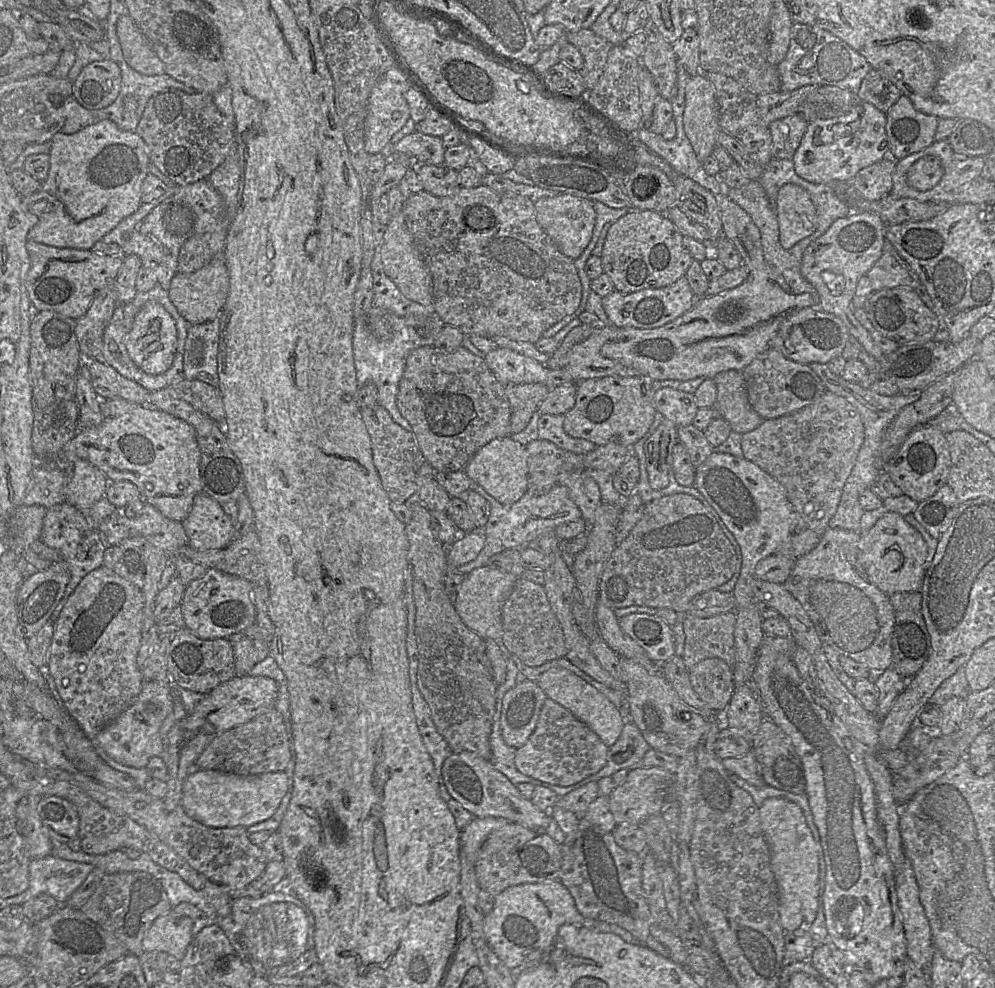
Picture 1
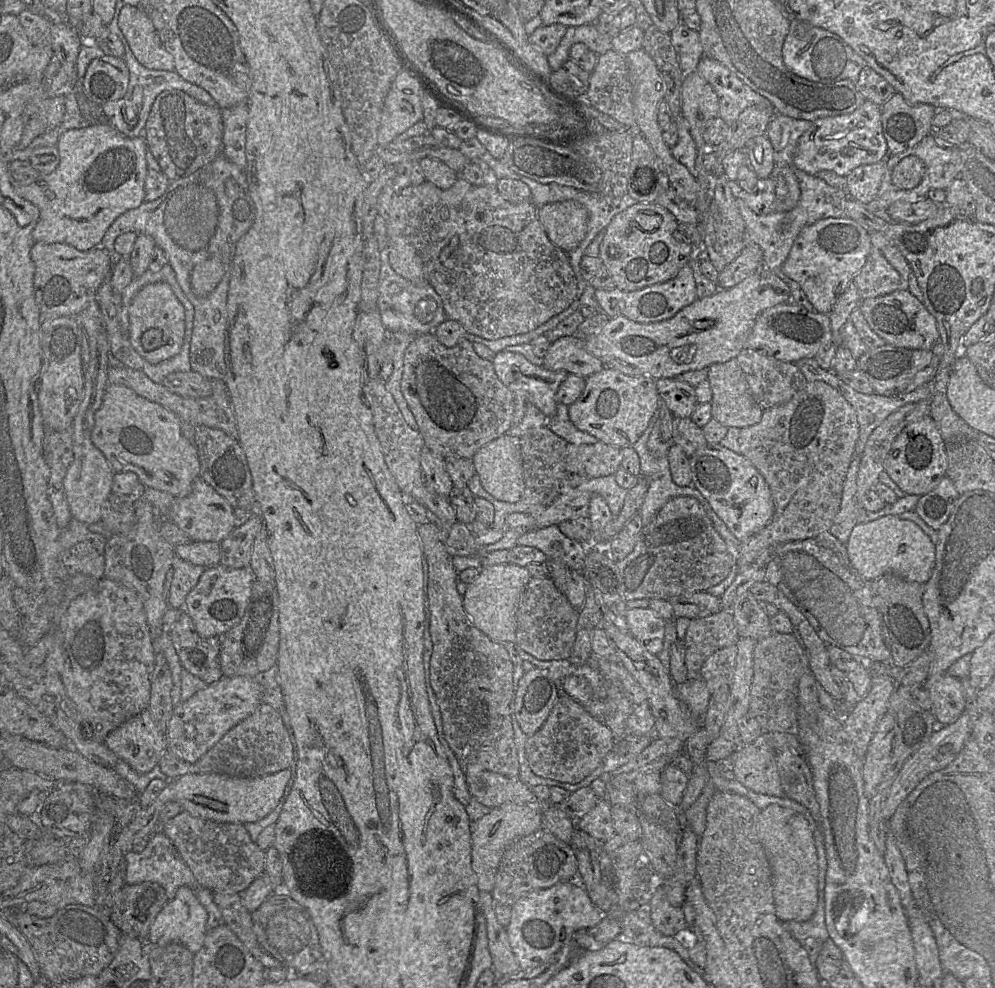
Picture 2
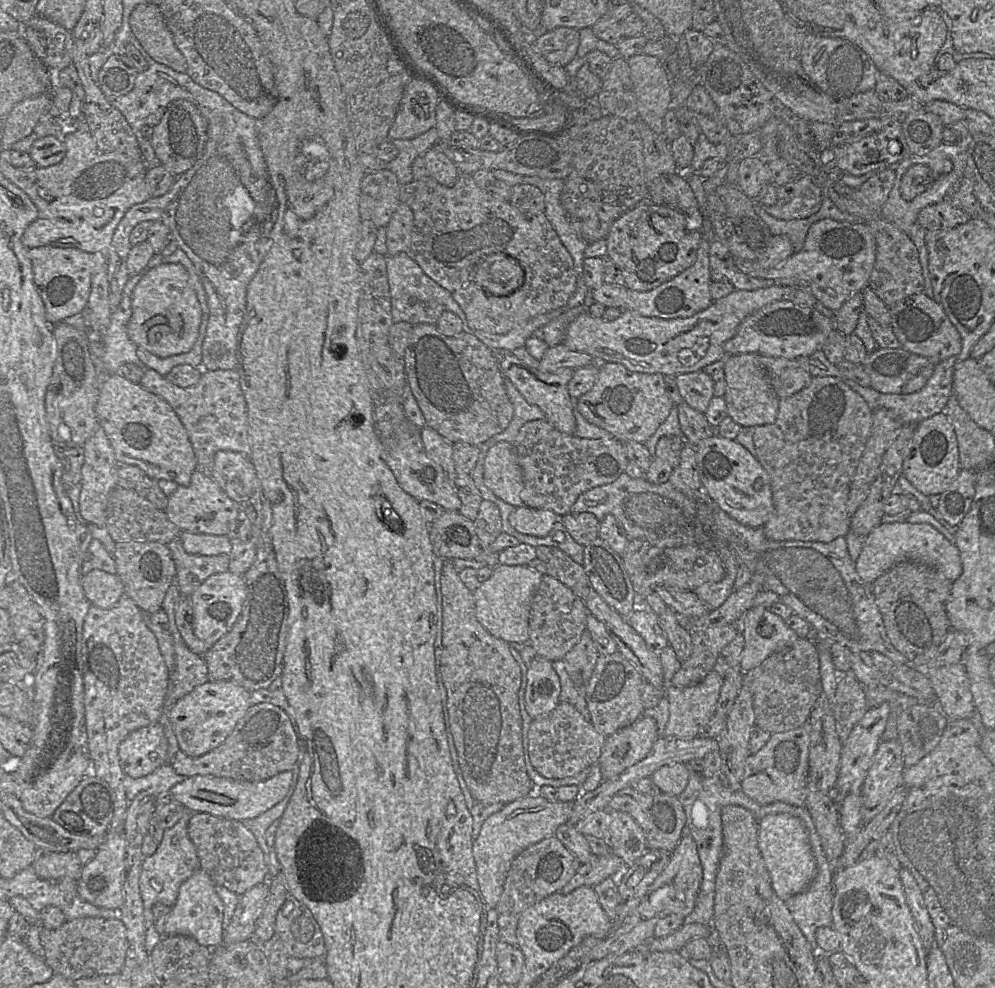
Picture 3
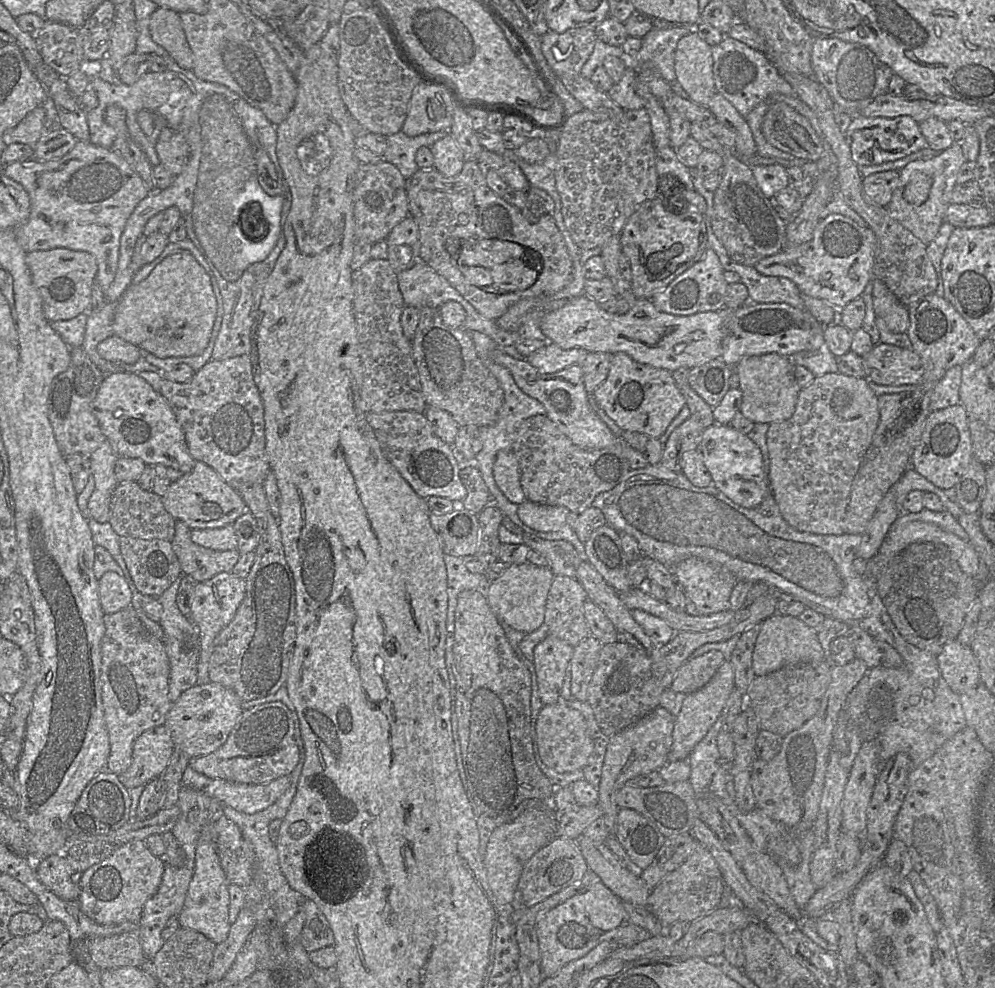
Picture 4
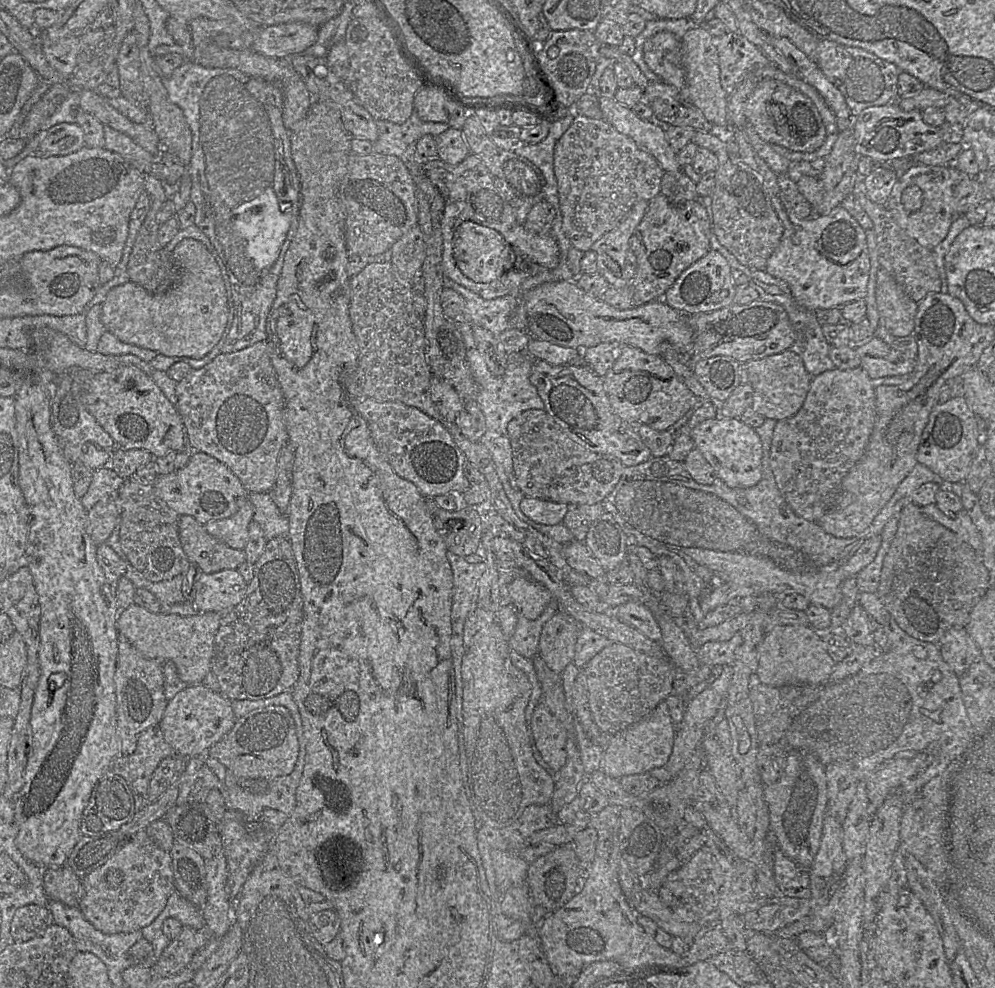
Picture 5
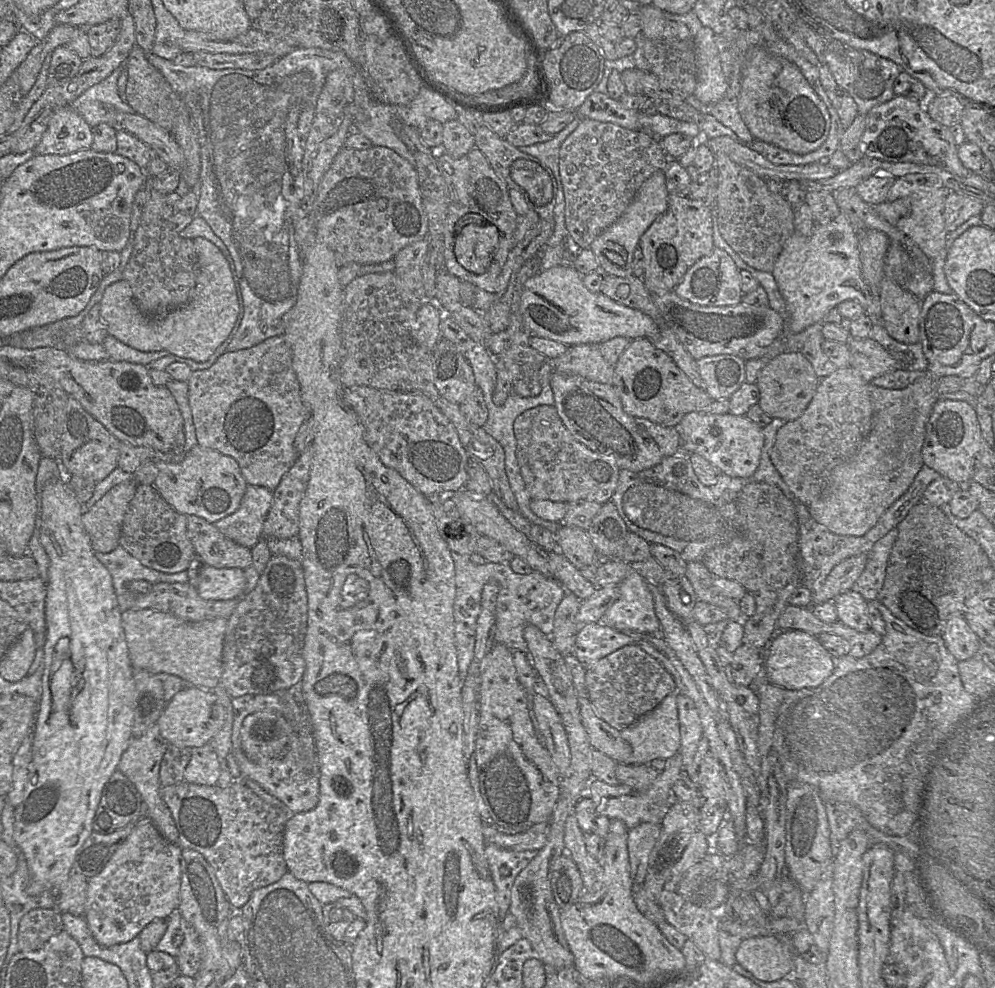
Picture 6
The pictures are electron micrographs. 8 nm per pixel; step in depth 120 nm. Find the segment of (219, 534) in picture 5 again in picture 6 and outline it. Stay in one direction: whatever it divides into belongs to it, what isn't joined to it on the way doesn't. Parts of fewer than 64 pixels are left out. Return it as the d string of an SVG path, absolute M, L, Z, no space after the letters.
M247 485L238 509L214 525L228 539L251 549L260 538L263 538L263 523L272 498L272 490Z

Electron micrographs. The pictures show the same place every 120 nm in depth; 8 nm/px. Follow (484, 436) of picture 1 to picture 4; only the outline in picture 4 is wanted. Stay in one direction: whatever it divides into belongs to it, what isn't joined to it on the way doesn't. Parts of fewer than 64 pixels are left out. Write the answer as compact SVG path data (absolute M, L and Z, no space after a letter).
M423 307L412 339L412 355L427 406L449 412L460 427L469 424L483 427L497 420L504 391L478 356L469 330L447 326L439 308Z

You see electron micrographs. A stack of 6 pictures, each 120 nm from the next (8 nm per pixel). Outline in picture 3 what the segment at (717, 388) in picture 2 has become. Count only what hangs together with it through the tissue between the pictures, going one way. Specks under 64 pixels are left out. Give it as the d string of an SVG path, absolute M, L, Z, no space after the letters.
M736 354L724 359L724 395L728 416L742 427L759 426L775 422L780 398L769 377L759 363L760 354Z

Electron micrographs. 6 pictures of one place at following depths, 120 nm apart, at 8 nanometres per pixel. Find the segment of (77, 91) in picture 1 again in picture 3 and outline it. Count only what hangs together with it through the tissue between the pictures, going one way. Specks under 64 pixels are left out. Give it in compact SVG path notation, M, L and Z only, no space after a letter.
M111 54L101 67L95 83L107 99L114 99L133 89L138 73L125 55Z

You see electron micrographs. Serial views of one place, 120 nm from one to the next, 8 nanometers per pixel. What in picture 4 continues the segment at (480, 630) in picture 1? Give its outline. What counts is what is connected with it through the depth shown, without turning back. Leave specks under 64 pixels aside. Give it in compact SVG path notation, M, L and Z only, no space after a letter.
M527 562L511 564L496 579L489 580L483 590L491 610L502 625L528 634L544 623L547 596L554 576L549 567Z

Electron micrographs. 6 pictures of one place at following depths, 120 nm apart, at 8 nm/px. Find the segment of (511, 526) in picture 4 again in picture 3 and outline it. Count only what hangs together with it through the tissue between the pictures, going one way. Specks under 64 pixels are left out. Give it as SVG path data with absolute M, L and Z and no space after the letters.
M538 546L535 549L537 558L545 565L546 575L559 580L585 601L591 587L583 565L575 562L559 548Z

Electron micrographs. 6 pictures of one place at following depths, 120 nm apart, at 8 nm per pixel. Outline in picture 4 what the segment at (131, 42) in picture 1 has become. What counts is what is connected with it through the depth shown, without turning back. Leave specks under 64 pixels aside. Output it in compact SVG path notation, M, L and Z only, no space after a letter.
M158 7L150 17L149 32L152 40L163 47L180 68L193 69L194 55L178 12Z

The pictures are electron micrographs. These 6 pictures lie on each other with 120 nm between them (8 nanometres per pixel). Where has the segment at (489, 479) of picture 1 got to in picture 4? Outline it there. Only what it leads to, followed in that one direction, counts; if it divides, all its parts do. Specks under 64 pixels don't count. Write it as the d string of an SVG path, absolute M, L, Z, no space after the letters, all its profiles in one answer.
M501 450L497 453L493 476L497 487L510 502L520 505L526 501L520 483L519 461L513 450Z

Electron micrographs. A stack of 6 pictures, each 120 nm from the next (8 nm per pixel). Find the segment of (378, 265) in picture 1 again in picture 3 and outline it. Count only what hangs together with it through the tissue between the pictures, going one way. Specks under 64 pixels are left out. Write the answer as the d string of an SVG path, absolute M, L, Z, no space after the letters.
M409 254L385 255L385 258L394 323L404 321L411 325L436 324L443 312L451 311L463 320L465 331L469 330L465 315L450 292L427 276Z

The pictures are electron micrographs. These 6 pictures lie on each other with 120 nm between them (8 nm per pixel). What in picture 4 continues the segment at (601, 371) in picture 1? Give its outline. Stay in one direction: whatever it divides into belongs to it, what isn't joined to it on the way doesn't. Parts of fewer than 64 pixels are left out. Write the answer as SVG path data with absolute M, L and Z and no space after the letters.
M547 342L531 353L527 360L541 373L554 373L574 364L580 364L588 352L581 348L563 349Z

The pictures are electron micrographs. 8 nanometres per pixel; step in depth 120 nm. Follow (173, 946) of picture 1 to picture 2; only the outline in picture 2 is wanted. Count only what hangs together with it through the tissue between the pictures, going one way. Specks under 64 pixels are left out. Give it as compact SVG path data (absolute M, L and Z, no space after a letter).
M178 888L175 897L167 901L157 914L146 941L152 943L178 942L196 953L204 944L208 914L193 889Z

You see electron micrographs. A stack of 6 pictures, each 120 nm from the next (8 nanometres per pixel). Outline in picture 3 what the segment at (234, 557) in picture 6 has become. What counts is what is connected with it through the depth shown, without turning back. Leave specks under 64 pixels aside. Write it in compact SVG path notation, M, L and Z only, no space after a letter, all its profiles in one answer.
M180 538L168 543L176 567L179 594L189 597L208 577L228 571L229 555L203 556L187 553Z

